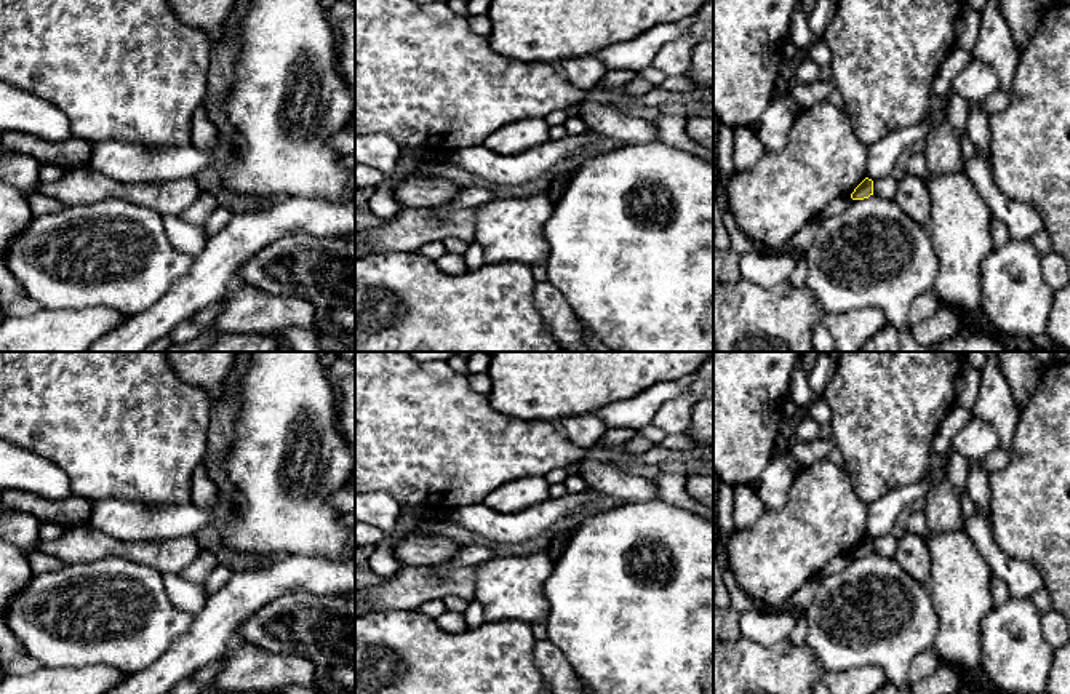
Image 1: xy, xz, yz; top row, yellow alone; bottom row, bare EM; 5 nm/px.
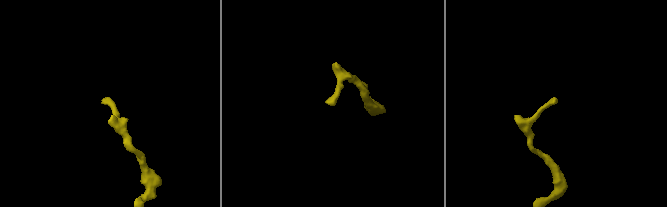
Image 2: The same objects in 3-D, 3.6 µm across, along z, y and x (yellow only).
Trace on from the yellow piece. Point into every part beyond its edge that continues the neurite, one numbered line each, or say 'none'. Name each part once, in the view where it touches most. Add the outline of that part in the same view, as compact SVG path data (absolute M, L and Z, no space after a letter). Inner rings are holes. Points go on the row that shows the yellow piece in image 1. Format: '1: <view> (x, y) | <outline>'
none

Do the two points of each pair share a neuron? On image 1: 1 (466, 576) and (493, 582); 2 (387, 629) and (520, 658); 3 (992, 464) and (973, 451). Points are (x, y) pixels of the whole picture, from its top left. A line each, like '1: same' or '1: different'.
1: different
2: same
3: different

